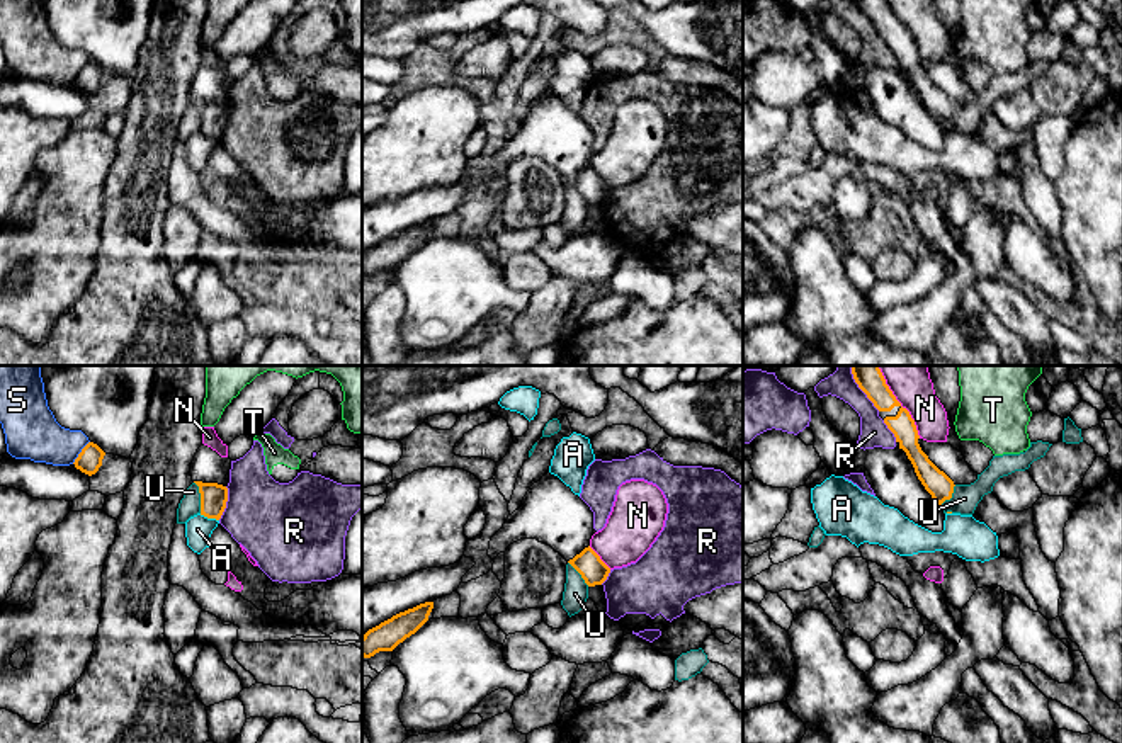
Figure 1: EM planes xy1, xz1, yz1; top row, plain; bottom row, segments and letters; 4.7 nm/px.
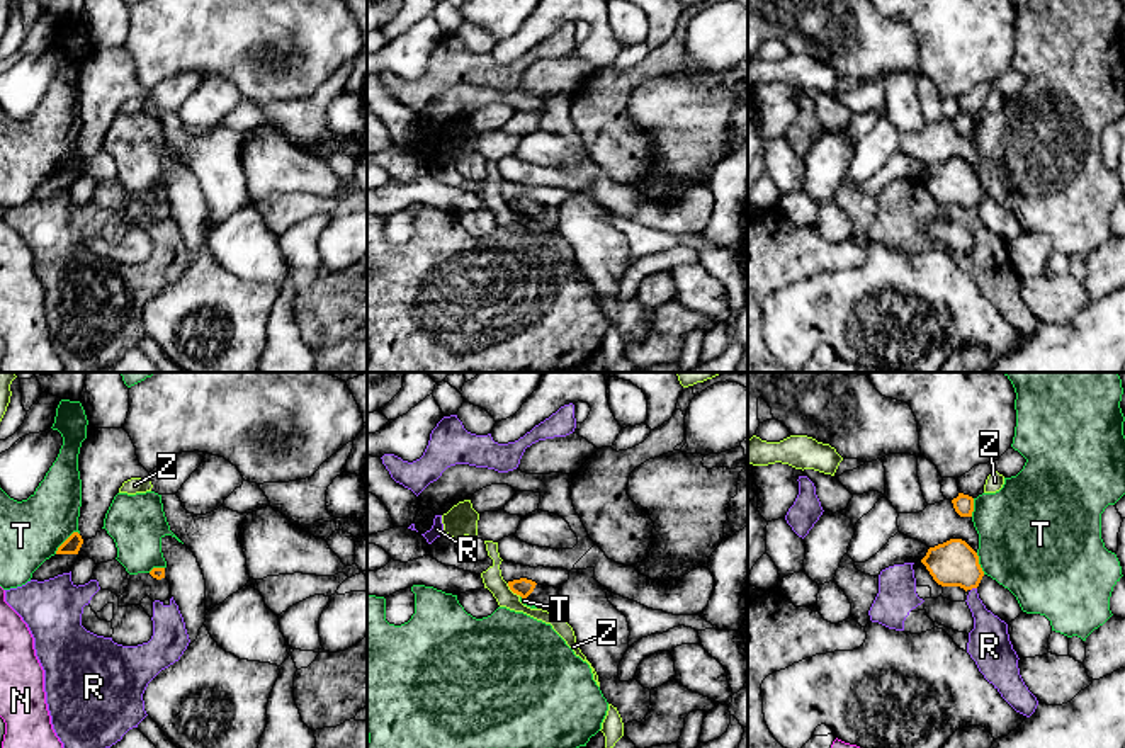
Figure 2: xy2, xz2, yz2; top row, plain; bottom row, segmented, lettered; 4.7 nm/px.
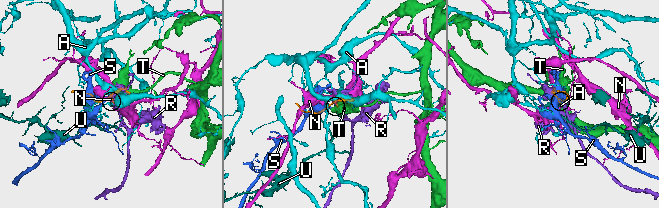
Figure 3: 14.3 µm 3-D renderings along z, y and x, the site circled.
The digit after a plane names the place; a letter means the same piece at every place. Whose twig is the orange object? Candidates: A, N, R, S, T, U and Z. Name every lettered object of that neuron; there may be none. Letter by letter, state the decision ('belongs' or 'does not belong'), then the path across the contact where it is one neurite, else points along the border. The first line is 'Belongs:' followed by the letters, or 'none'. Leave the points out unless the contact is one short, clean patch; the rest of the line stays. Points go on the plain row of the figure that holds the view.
Belongs: none
A: does not belong | along xy1 (199, 133), (218, 140)
N: does not belong
R: does not belong
S: does not belong
T: does not belong
U: does not belong | along xy1 (194, 101), (199, 111), (201, 131)
Z: does not belong | along xz2 (507, 203), (520, 215)

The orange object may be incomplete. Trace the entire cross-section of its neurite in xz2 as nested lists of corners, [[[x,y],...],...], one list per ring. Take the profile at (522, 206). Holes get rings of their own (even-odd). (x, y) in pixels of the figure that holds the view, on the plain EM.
[[[527,197],[508,201],[508,206],[537,228],[549,231],[559,226],[559,207],[537,204]]]

